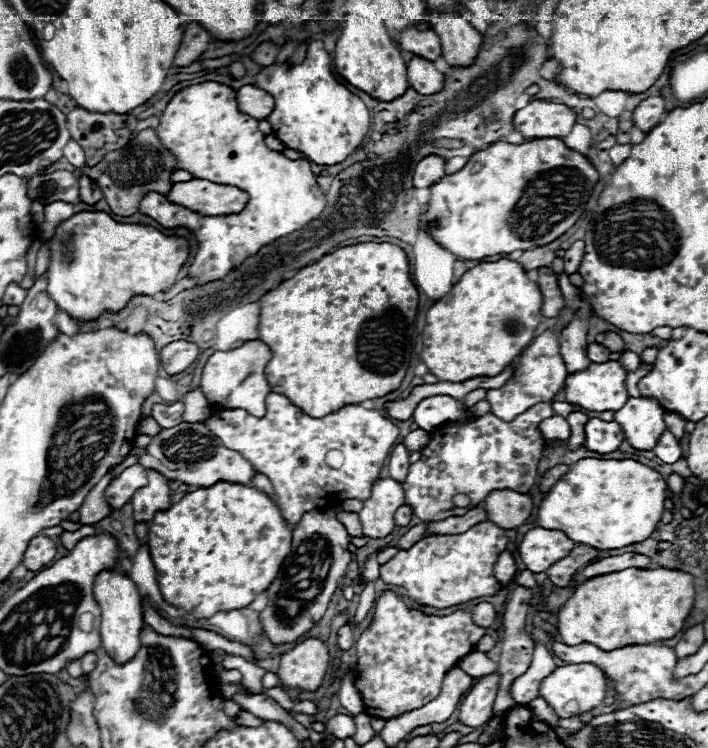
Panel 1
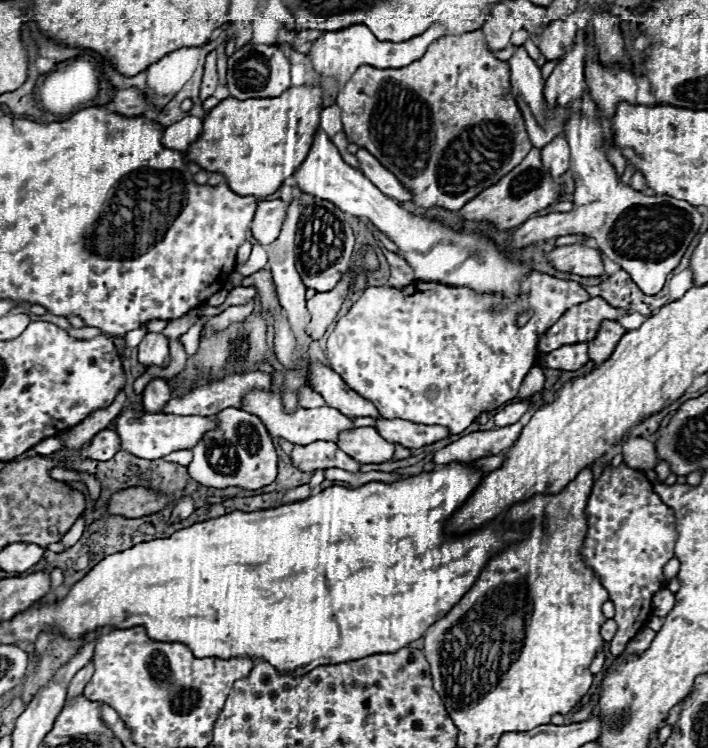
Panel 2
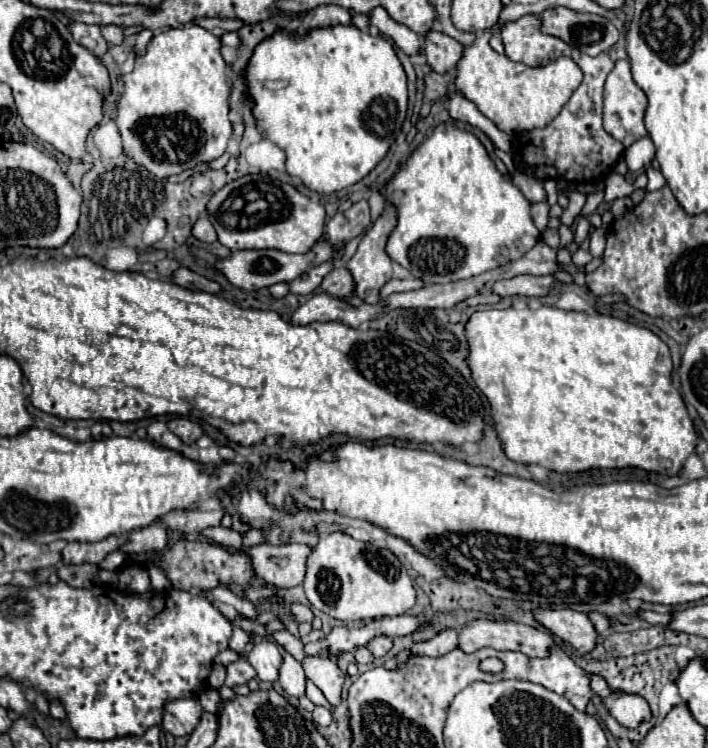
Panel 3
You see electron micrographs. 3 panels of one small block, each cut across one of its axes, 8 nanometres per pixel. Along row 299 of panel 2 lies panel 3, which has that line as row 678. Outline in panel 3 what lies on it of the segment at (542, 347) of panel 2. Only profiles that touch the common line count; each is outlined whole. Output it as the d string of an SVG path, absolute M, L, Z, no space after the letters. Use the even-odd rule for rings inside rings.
M590 676L592 690L604 698L606 708L612 712L612 716L626 728L638 726L640 722L650 718L650 708L642 696L632 696L632 694L620 694L620 692L610 692L604 678L600 676Z

